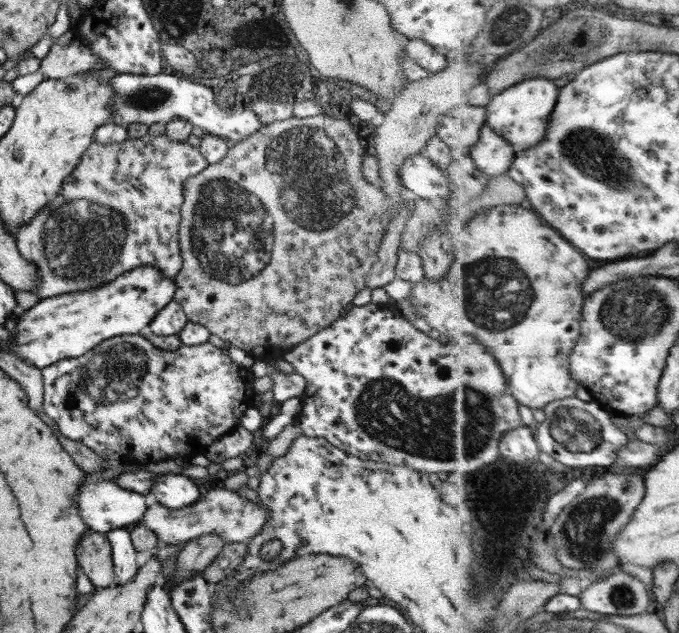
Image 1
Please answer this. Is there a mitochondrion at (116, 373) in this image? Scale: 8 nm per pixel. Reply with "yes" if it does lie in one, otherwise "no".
yes

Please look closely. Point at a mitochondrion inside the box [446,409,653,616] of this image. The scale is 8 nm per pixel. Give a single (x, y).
(583, 531)

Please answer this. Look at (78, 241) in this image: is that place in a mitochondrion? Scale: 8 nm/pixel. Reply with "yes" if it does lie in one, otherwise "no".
yes

